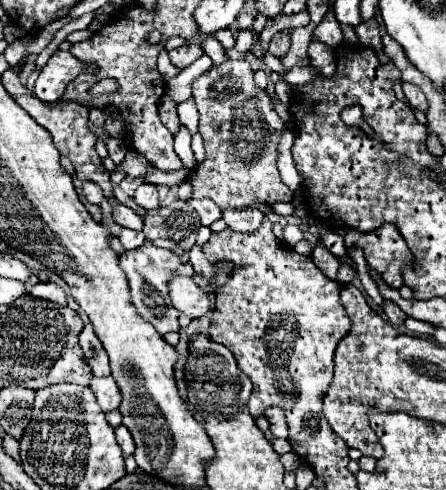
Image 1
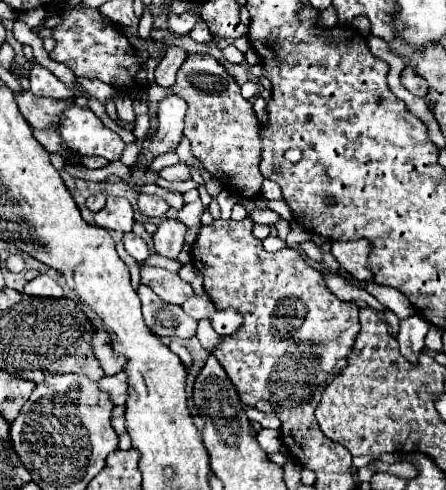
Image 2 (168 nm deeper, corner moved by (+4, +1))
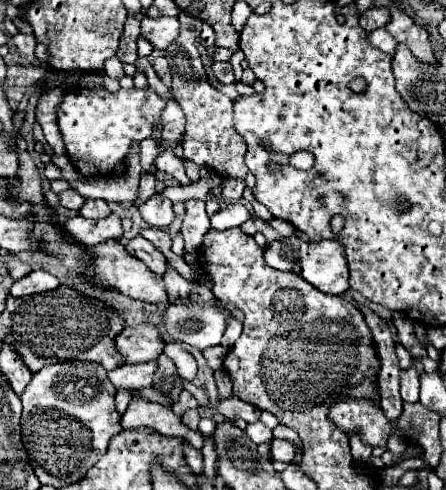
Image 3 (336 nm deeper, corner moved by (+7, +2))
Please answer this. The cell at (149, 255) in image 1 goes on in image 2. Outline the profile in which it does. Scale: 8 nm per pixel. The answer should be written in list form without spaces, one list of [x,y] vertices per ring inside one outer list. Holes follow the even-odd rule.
[[[144,284],[138,286],[138,298],[142,300],[142,314],[146,326],[156,336],[170,336],[170,338],[192,338],[196,334],[196,320],[182,314],[180,306],[166,304],[160,300],[152,288]]]

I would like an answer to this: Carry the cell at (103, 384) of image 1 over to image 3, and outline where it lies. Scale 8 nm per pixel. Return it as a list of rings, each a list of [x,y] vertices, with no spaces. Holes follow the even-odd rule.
[[[157,361],[121,365],[113,371],[109,371],[109,379],[117,389],[137,391],[141,387],[151,387],[153,385],[153,373],[157,371],[157,367],[159,367]]]

